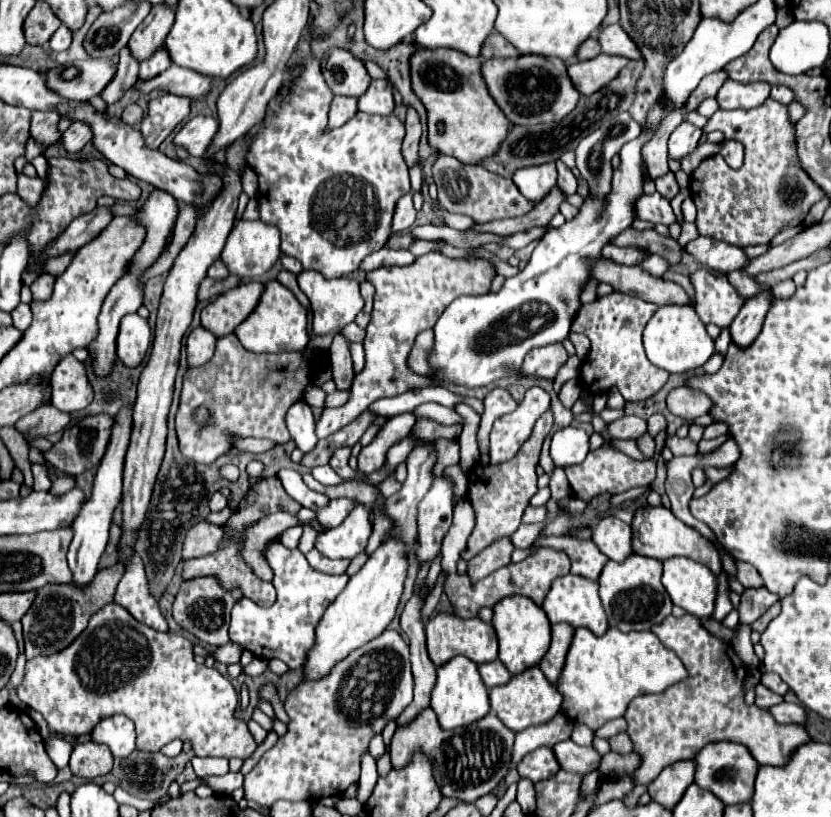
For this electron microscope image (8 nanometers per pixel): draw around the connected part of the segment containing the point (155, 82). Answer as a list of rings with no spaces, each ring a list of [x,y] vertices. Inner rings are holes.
[[[171,66],[163,74],[157,74],[155,78],[141,80],[137,78],[133,88],[141,92],[143,96],[153,92],[171,92],[177,96],[187,96],[191,100],[203,98],[211,88],[211,78],[205,78],[203,74],[197,74],[193,70],[185,70],[181,66]]]

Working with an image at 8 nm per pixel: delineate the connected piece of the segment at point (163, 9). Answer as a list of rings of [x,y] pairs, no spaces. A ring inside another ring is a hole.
[[[165,2],[151,8],[151,14],[137,26],[129,40],[129,48],[135,54],[135,58],[139,58],[139,62],[149,58],[149,54],[153,54],[153,50],[157,50],[157,46],[165,42],[173,26],[173,20],[175,8],[167,6]]]

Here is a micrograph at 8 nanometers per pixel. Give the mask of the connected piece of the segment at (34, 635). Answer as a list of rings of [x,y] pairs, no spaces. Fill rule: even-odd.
[[[121,564],[97,570],[95,578],[87,586],[79,584],[45,584],[43,588],[35,590],[35,600],[27,614],[21,618],[23,622],[23,636],[25,636],[25,656],[33,658],[37,654],[53,654],[63,650],[73,642],[81,630],[85,630],[89,618],[107,602],[113,600],[115,588],[123,578],[125,568]]]

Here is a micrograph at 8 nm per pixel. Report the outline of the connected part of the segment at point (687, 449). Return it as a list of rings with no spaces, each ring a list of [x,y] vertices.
[[[676,434],[667,436],[665,445],[670,448],[674,456],[697,454],[697,444],[695,442],[691,442],[689,438],[679,438]]]

